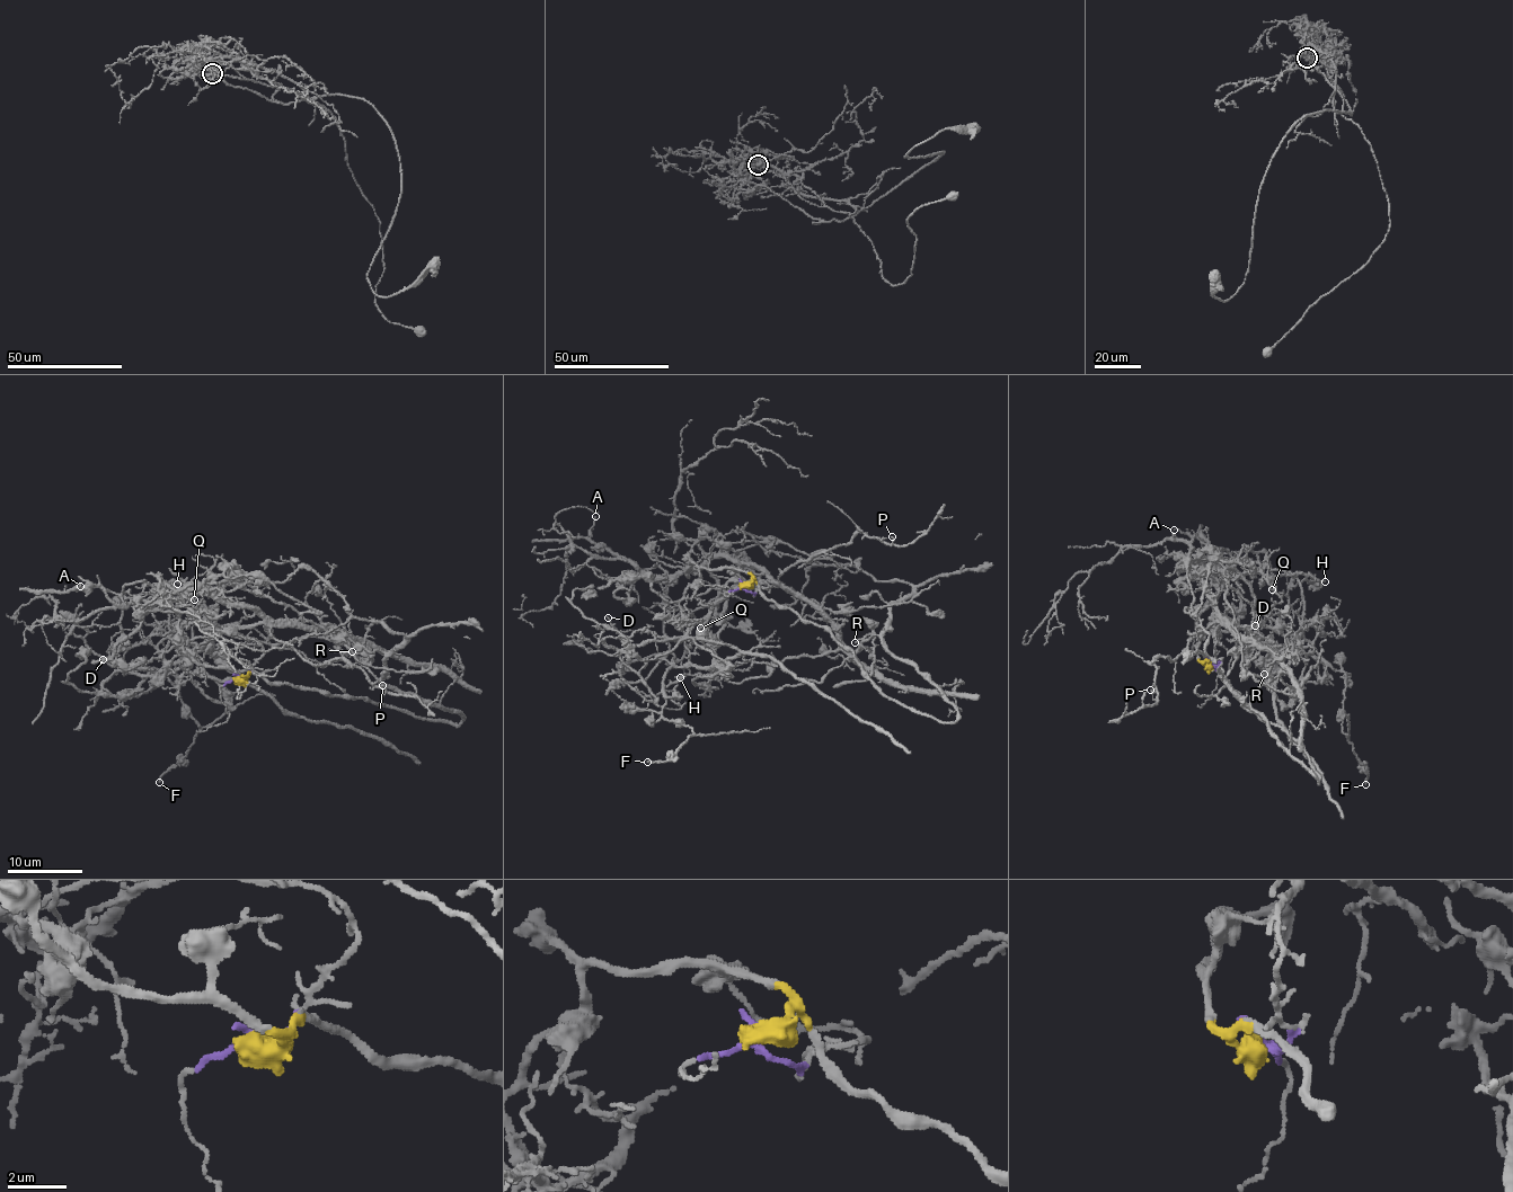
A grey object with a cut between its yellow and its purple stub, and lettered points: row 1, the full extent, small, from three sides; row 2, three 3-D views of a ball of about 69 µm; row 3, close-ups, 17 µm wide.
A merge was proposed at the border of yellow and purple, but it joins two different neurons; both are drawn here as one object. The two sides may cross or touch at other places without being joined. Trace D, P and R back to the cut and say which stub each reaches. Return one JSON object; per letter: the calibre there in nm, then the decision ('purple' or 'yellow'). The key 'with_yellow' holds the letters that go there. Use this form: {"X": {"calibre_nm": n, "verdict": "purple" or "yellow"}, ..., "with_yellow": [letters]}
{"D": {"calibre_nm": 140, "verdict": "purple"}, "P": {"calibre_nm": 120, "verdict": "purple"}, "R": {"calibre_nm": 140, "verdict": "purple"}, "with_yellow": []}

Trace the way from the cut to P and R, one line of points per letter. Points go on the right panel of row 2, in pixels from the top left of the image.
P: (1211, 663), (1218, 663), (1221, 617), (1173, 661), (1155, 659), (1153, 699), (1150, 688)
R: (1211, 663), (1218, 663), (1218, 615), (1238, 633), (1245, 672), (1264, 675)

